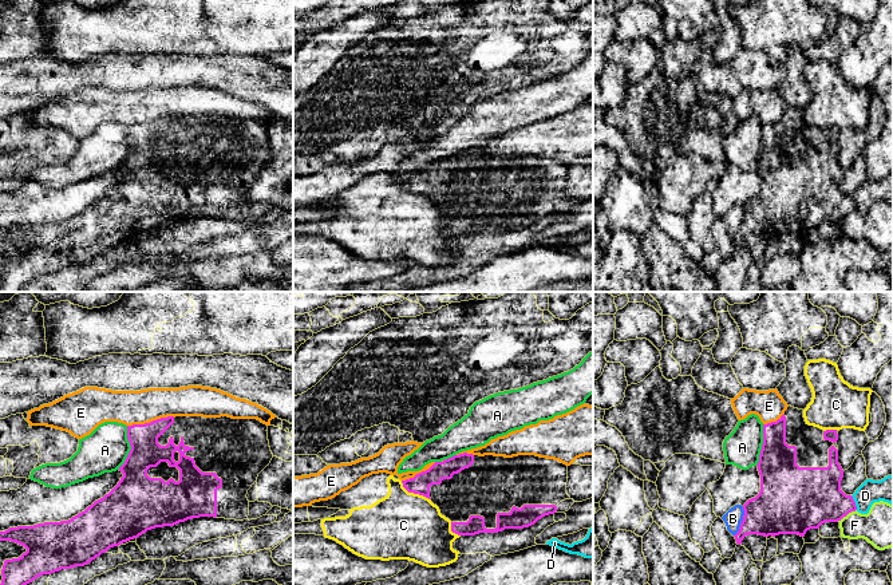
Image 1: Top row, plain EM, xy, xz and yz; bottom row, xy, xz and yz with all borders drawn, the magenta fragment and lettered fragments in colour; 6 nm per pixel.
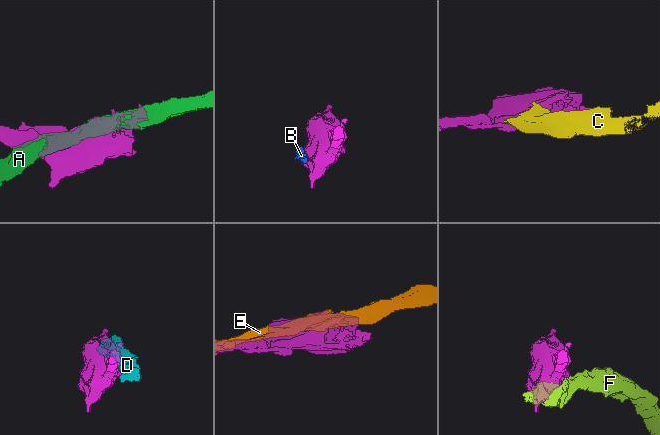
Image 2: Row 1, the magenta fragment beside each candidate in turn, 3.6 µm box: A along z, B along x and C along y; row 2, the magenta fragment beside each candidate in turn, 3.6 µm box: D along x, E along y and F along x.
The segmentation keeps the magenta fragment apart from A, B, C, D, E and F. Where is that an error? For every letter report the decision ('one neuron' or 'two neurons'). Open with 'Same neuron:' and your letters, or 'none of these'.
Same neuron: none of these
A: two neurons
B: two neurons
C: two neurons
D: two neurons
E: two neurons
F: two neurons

